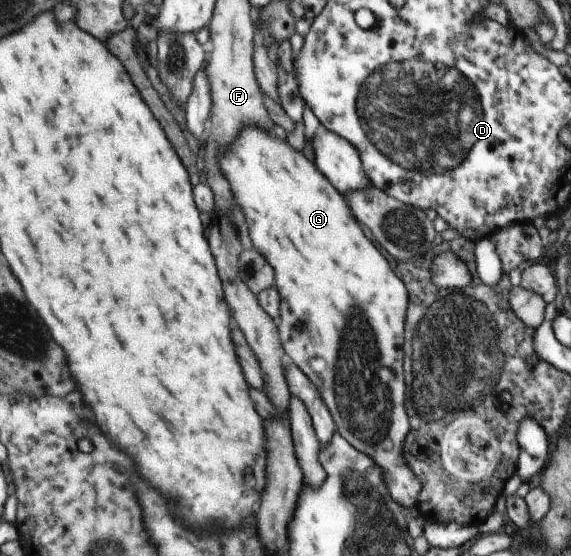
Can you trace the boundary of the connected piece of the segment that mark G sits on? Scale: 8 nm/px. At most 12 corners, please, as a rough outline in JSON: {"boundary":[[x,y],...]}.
{"boundary":[[257,125],[219,155],[275,265],[285,358],[392,501],[407,293],[314,163]]}

